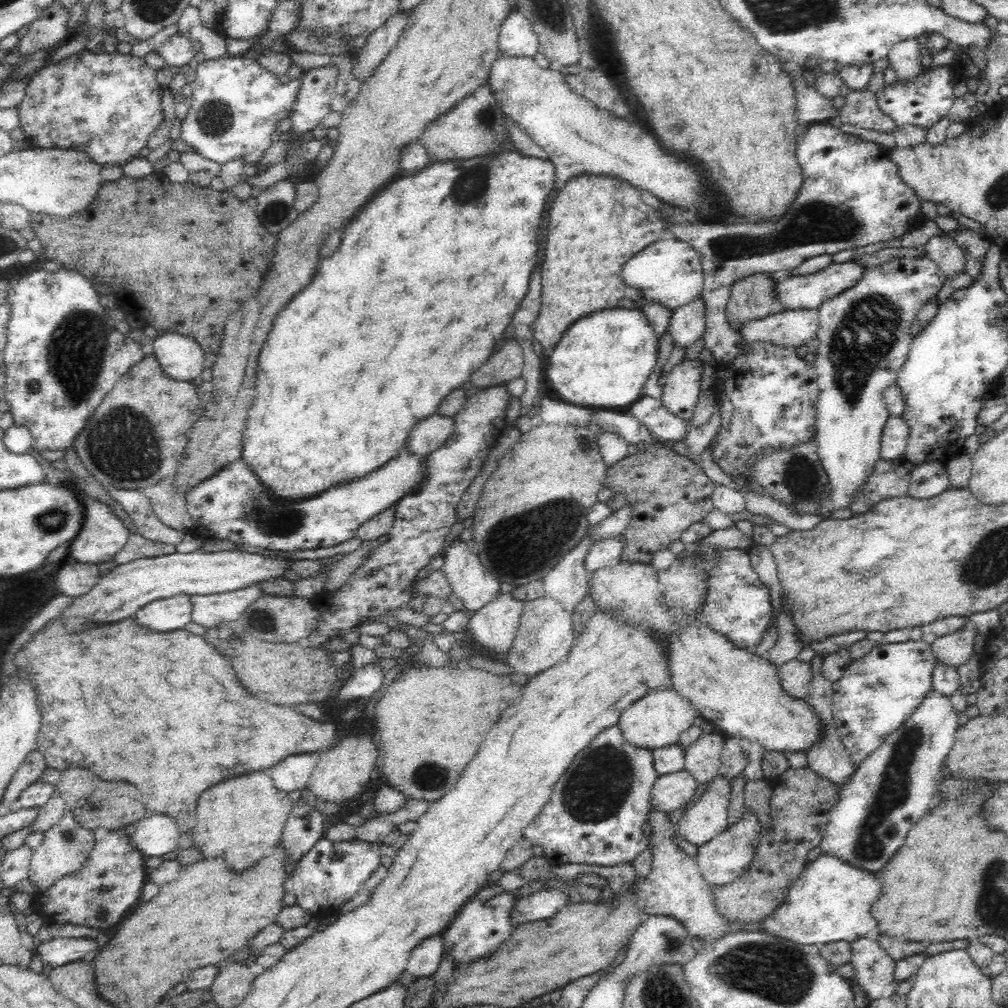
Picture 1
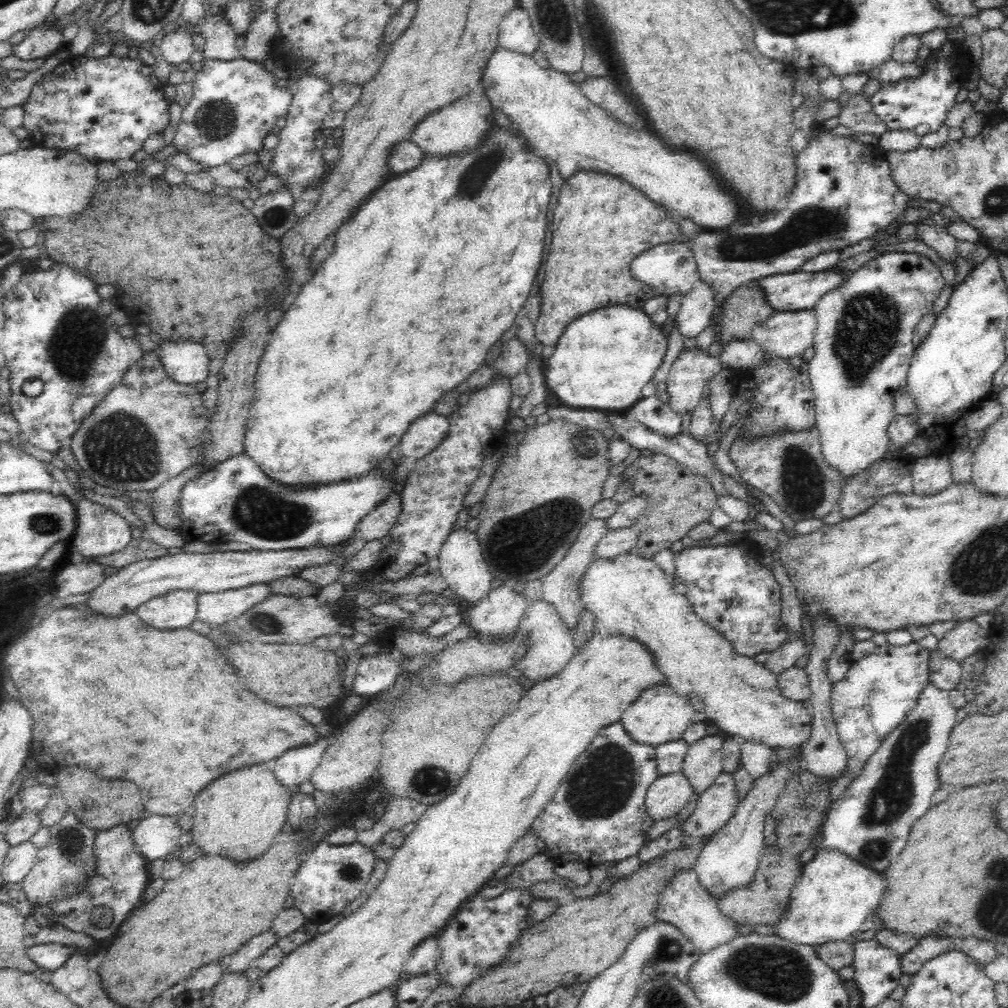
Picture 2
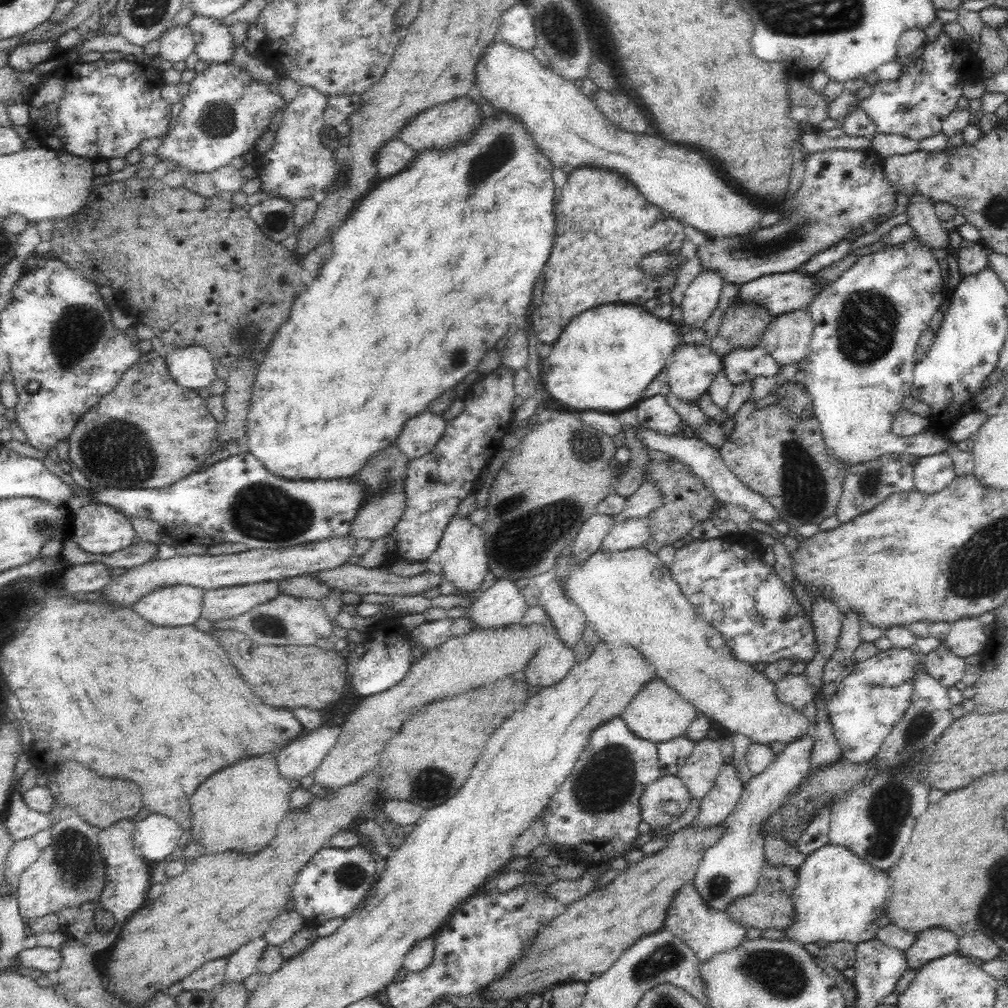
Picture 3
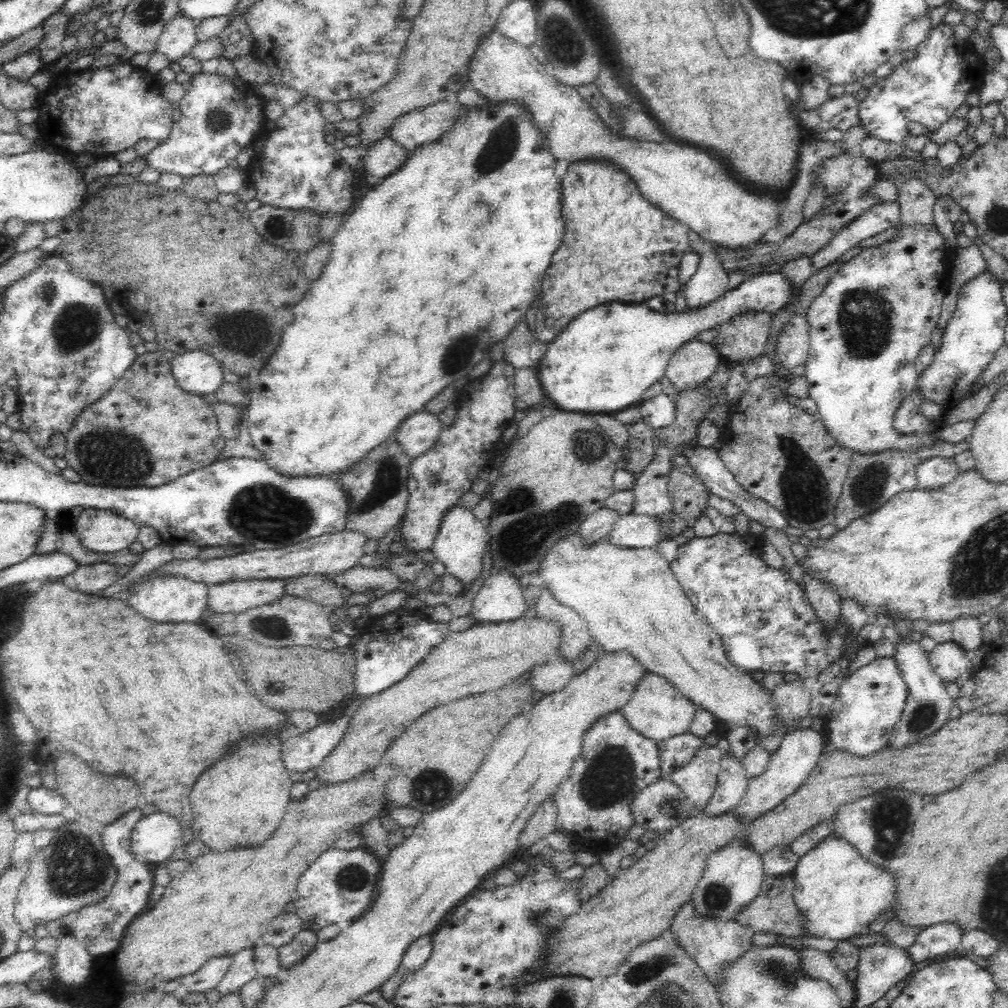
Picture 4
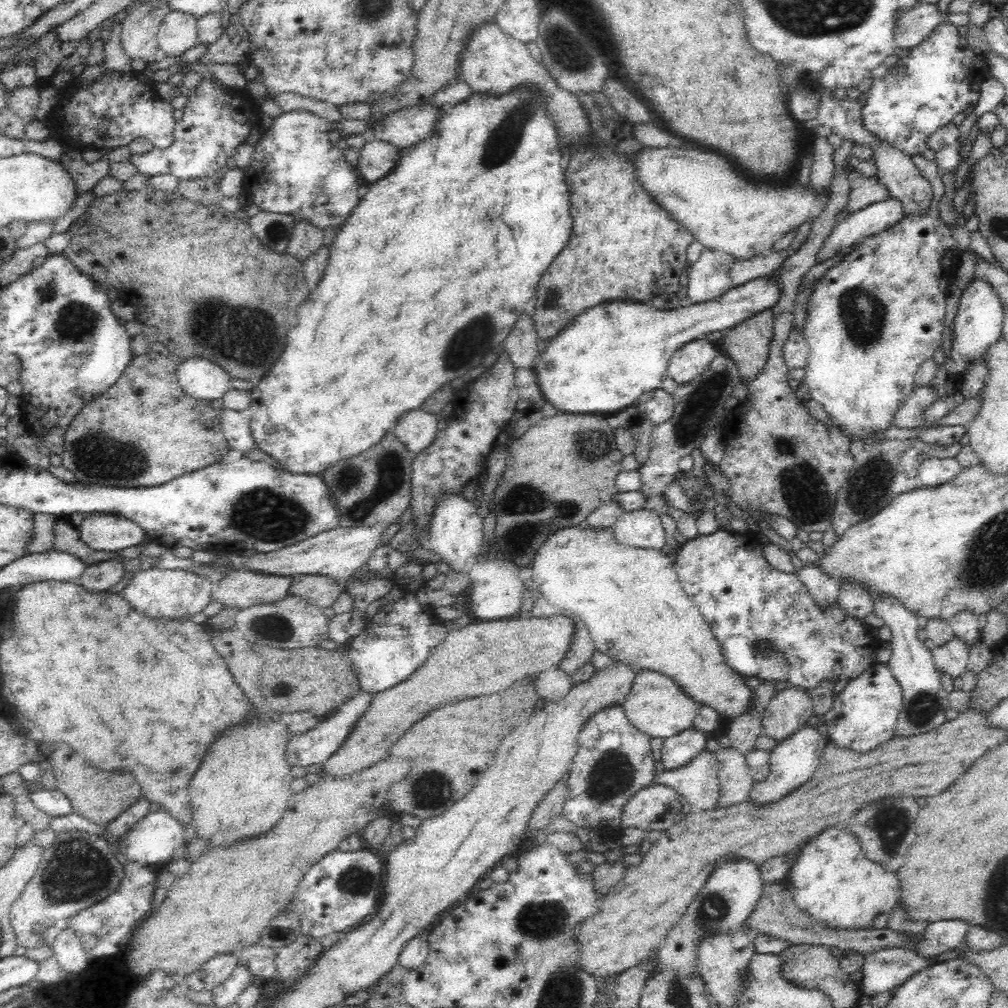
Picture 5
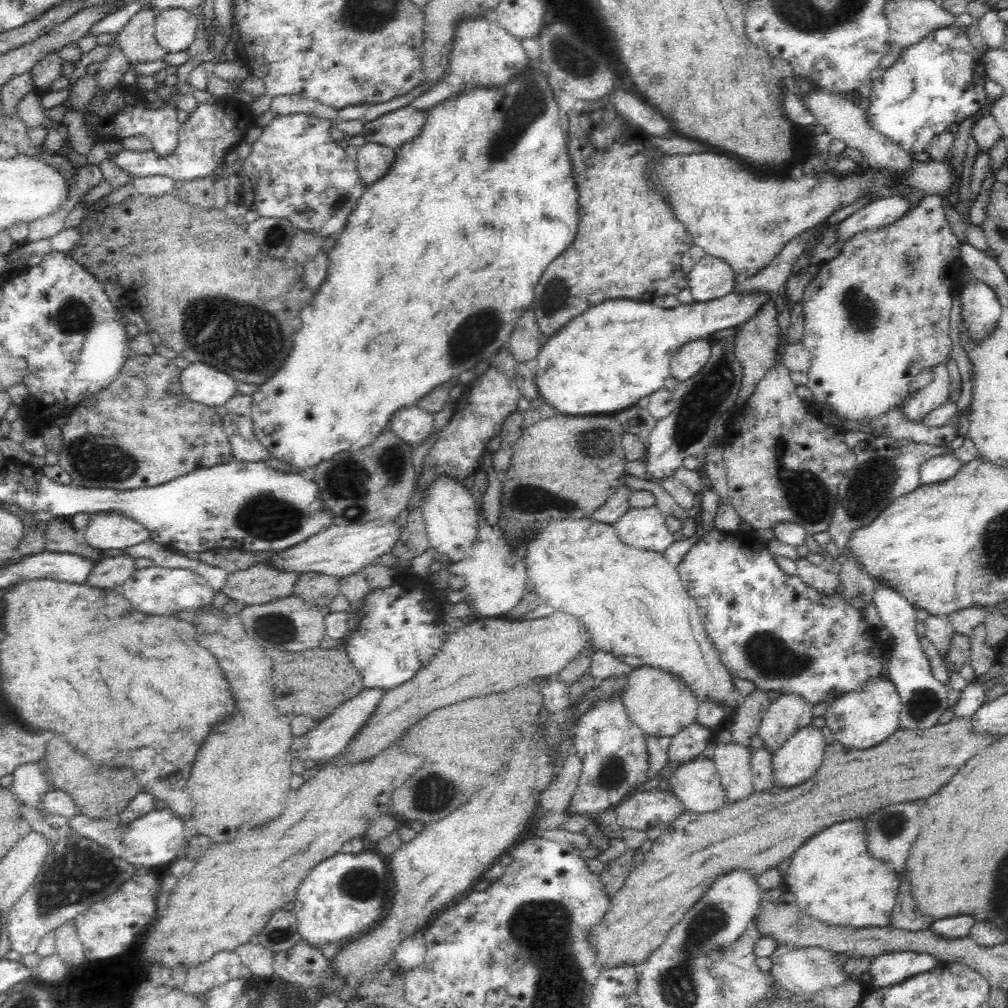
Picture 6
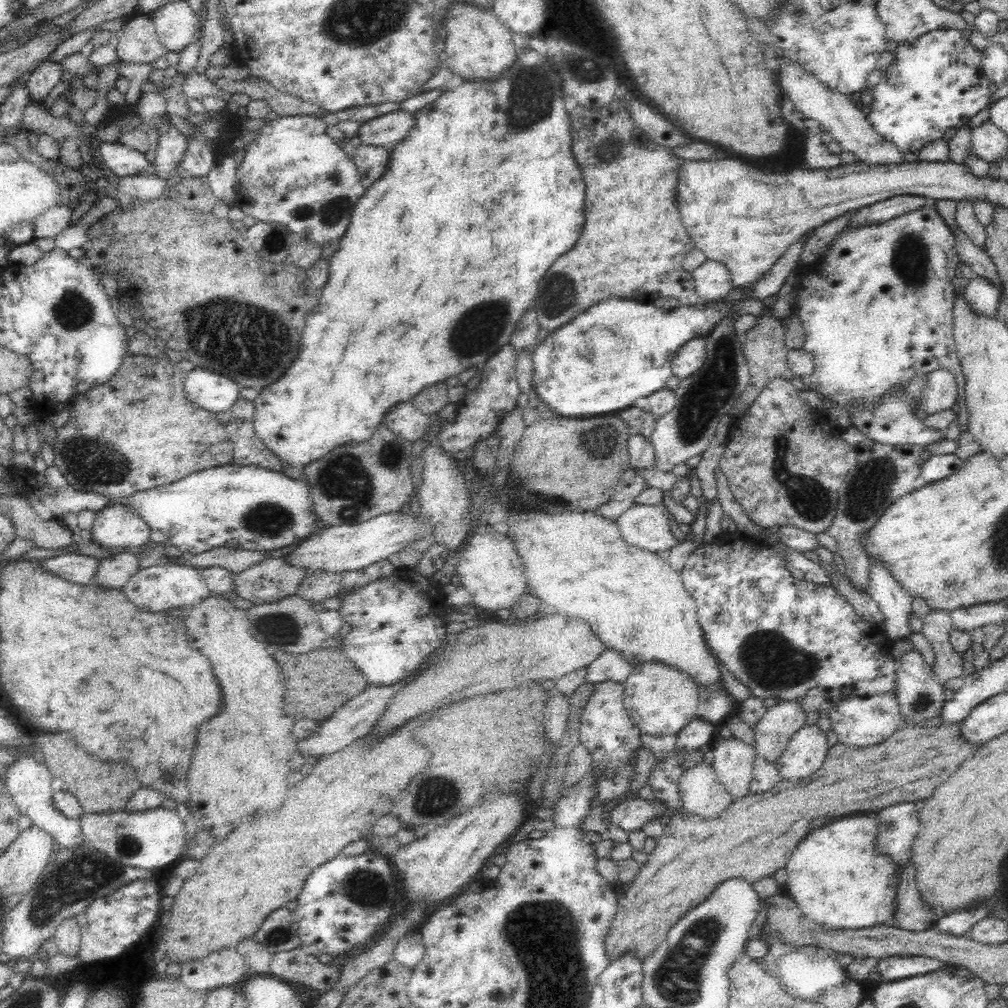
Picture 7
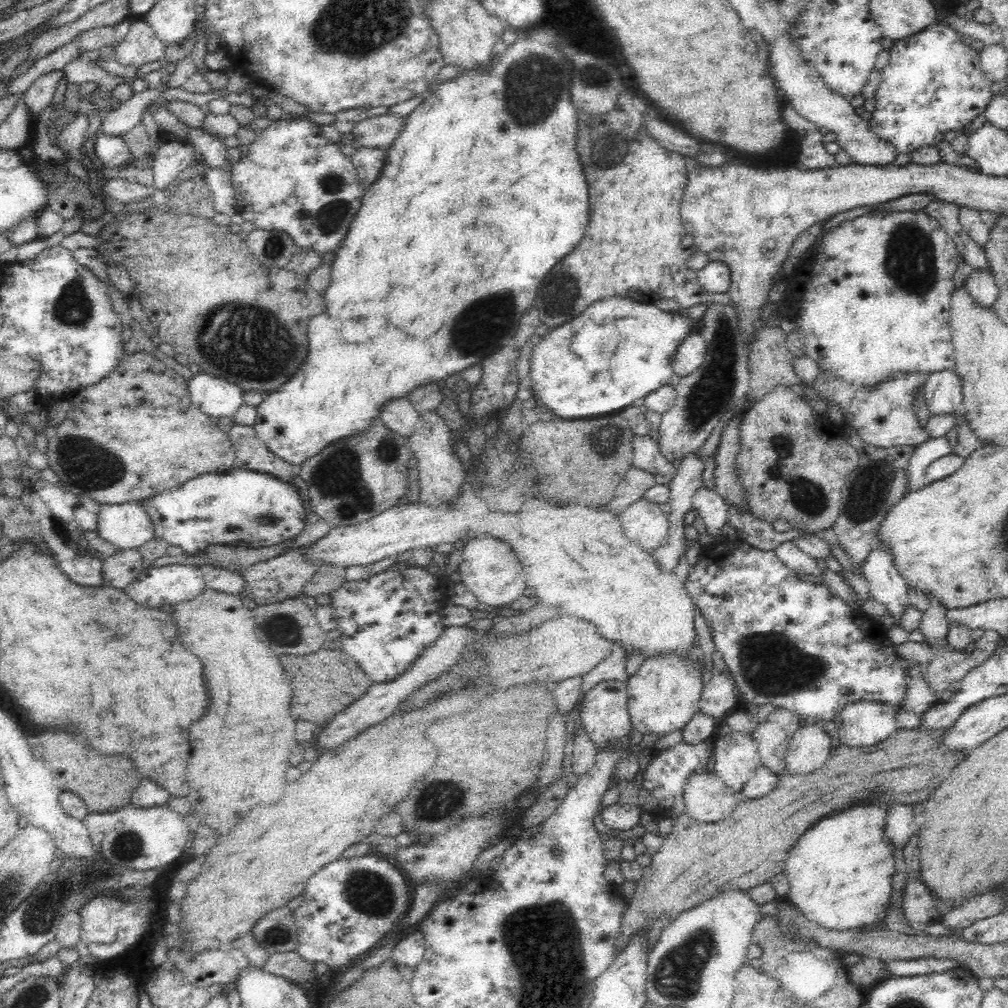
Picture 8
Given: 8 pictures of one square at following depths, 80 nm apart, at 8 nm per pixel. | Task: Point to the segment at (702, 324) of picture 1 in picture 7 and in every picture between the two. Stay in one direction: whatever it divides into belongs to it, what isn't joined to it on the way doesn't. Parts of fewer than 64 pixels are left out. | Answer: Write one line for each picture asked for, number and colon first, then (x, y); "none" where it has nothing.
2: (698, 305)
3: (700, 299)
4: (710, 281)
5: (709, 277)
6: (710, 278)
7: (713, 280)

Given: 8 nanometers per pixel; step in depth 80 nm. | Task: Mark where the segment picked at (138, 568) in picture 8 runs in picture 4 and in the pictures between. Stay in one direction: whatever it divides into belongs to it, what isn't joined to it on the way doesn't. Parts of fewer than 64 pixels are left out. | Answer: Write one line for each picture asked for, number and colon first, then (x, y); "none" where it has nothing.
4: (91, 578)
5: (101, 576)
6: (109, 572)
7: (113, 572)

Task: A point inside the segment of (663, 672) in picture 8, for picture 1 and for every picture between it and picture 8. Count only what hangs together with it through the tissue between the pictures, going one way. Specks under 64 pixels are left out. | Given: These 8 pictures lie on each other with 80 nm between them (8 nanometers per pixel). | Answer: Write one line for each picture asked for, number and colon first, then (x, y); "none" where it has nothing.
1: (656, 720)
2: (659, 715)
3: (657, 713)
4: (657, 710)
5: (656, 705)
6: (660, 704)
7: (660, 700)

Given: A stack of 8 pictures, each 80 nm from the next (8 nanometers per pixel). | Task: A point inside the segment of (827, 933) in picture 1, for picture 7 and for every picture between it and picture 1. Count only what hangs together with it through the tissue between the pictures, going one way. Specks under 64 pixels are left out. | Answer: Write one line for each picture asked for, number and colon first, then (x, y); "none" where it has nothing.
2: (832, 900)
3: (837, 895)
4: (840, 894)
5: (836, 884)
6: (834, 878)
7: (838, 877)

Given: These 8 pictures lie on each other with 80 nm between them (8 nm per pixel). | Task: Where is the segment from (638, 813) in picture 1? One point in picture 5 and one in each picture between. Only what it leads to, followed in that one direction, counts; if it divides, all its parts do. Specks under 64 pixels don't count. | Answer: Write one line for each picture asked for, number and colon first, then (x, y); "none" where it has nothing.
2: (596, 815)
3: (596, 810)
4: (594, 803)
5: (613, 762)

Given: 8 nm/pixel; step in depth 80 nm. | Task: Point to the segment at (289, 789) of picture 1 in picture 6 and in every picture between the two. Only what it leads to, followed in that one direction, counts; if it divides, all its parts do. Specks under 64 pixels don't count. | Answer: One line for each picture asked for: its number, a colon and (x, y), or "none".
2: (294, 767)
3: (302, 756)
4: (306, 751)
5: (315, 746)
6: (333, 734)

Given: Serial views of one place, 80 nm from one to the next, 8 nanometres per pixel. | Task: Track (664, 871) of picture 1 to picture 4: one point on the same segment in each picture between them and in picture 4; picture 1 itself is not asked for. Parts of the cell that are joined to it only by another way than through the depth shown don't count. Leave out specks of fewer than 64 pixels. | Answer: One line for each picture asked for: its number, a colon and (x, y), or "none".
2: (684, 903)
3: (706, 931)
4: (712, 943)

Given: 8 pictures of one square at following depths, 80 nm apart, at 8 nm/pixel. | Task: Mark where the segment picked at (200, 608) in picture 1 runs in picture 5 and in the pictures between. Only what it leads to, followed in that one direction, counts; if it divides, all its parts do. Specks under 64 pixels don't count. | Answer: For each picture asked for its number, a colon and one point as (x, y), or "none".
2: (215, 609)
3: (229, 602)
4: (237, 596)
5: (243, 588)

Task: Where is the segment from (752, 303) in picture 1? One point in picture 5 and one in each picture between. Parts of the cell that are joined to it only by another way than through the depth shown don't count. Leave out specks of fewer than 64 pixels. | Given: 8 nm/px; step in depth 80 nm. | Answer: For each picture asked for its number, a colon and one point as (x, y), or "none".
2: (745, 307)
3: (742, 325)
4: (744, 337)
5: (748, 343)

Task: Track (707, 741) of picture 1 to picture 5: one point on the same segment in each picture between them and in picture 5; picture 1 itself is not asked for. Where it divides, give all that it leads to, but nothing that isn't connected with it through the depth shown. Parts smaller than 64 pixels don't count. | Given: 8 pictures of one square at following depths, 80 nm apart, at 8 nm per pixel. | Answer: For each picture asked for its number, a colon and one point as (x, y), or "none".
2: (703, 763)
3: (699, 772)
4: (697, 779)
5: (697, 781)

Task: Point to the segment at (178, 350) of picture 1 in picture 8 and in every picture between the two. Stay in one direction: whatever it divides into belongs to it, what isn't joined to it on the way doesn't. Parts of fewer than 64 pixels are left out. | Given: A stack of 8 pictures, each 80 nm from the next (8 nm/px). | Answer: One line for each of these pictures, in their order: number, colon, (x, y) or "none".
2: (186, 362)
3: (192, 367)
4: (197, 372)
5: (201, 379)
6: (204, 384)
7: (210, 391)
8: (215, 396)

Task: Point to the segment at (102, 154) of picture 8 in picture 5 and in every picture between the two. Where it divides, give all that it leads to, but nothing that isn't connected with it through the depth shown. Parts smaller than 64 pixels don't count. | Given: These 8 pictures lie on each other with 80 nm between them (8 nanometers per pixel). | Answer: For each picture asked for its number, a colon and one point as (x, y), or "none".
5: (215, 122)
6: (212, 130)
7: (122, 161)

